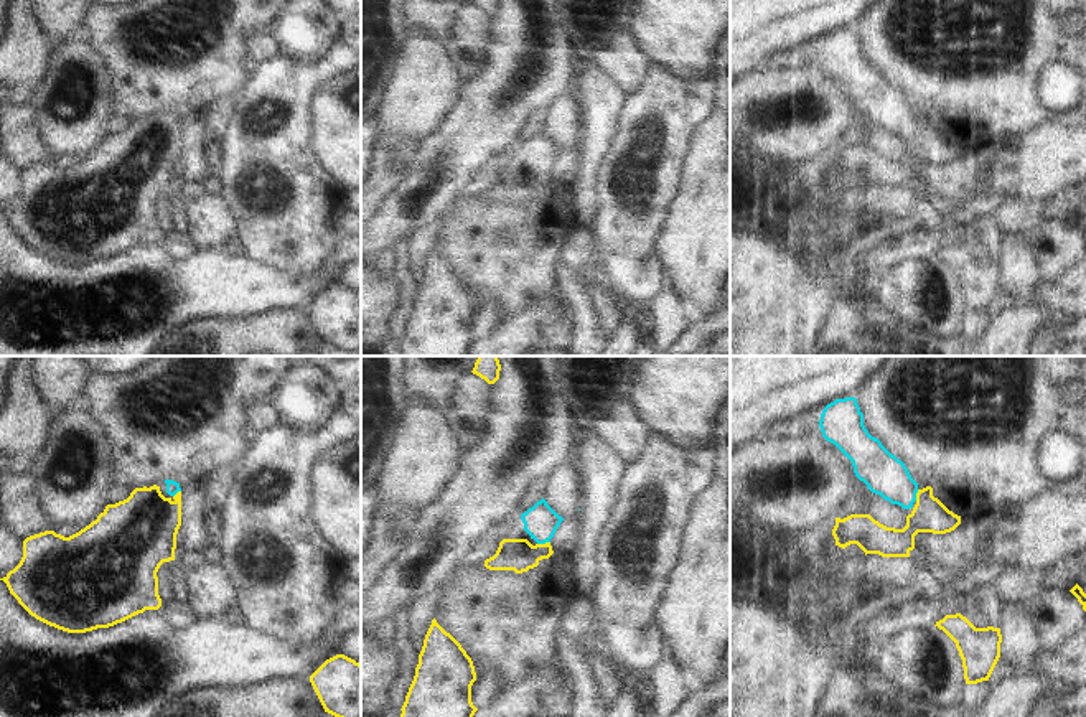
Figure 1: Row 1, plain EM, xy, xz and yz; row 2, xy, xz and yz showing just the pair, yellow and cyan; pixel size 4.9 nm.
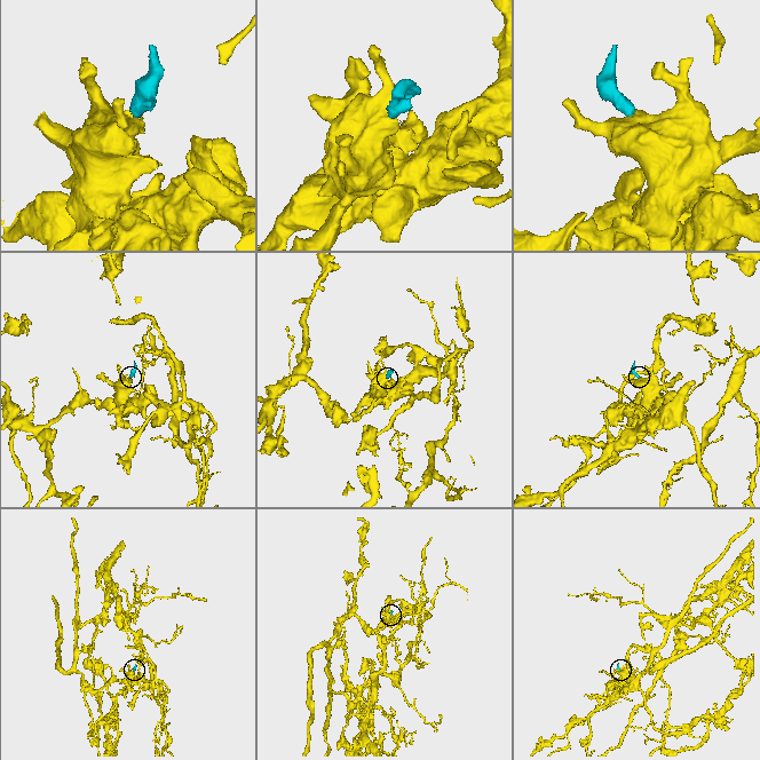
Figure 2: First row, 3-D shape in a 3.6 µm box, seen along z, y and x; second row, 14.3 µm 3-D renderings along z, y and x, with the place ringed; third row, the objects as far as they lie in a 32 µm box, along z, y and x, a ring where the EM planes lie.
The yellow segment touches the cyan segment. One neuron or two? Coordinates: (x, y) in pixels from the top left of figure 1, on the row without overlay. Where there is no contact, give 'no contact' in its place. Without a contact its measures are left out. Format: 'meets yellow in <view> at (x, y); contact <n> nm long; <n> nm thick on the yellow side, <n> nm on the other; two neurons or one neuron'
meets yellow in xz at (542, 175); contact 70 nm long; 160 nm thick on the yellow side, 170 nm on the other; one neuron

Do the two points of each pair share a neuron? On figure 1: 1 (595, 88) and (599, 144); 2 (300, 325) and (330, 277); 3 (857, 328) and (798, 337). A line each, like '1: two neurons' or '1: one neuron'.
1: one neuron
2: two neurons
3: two neurons

